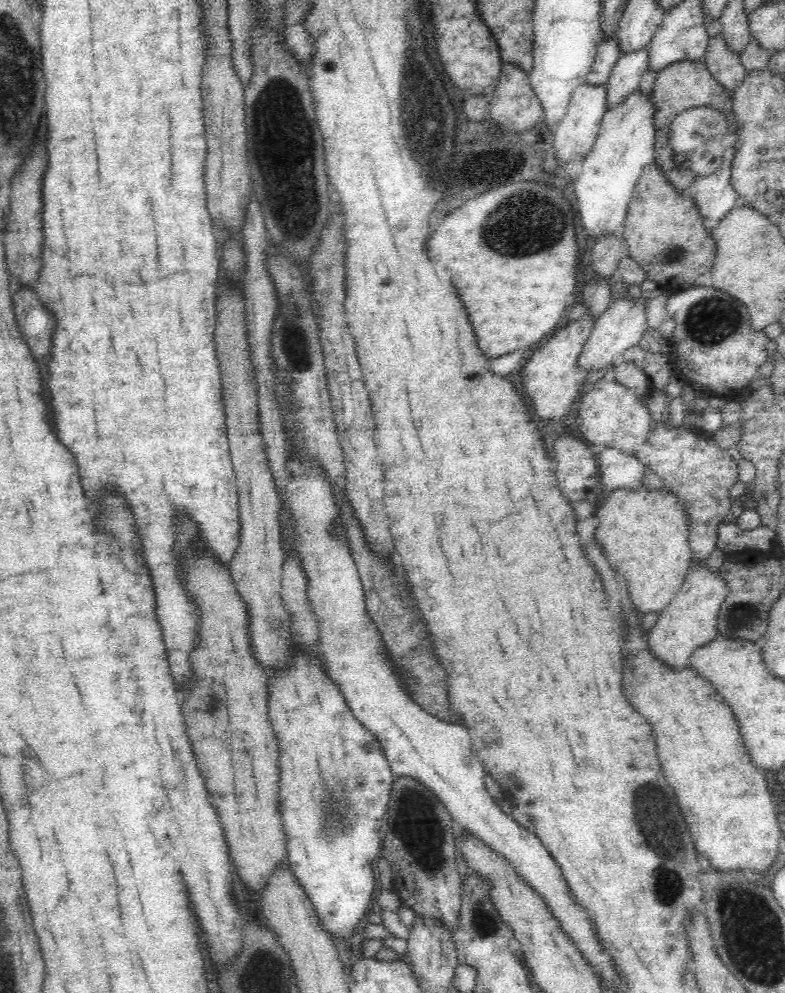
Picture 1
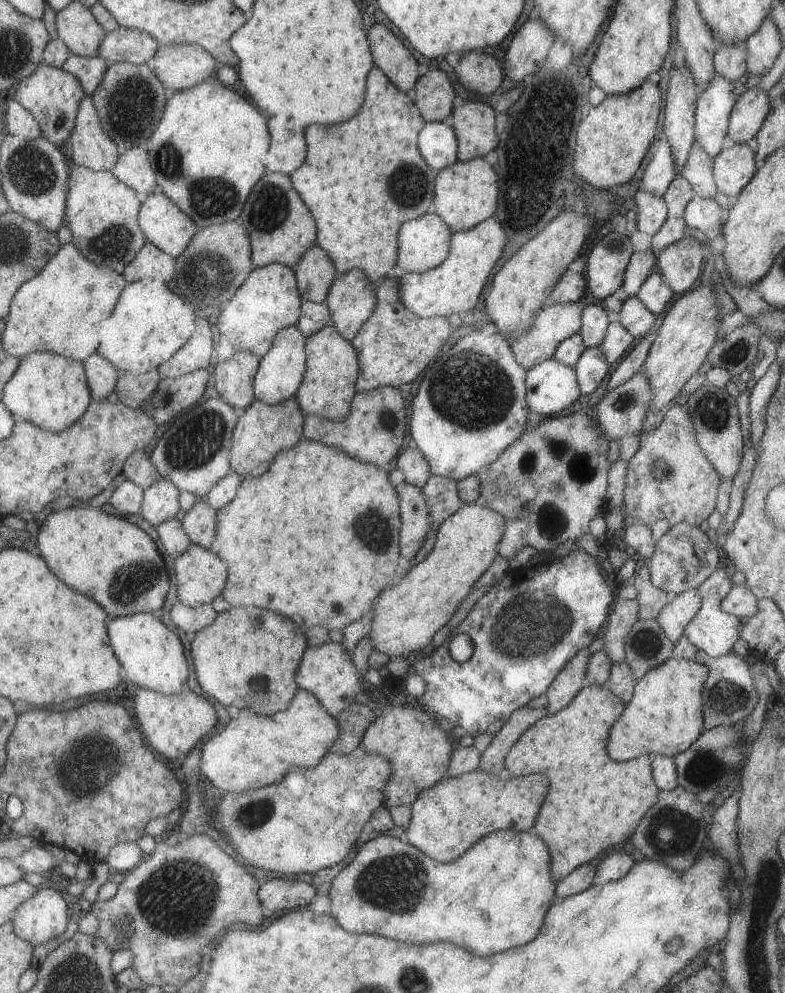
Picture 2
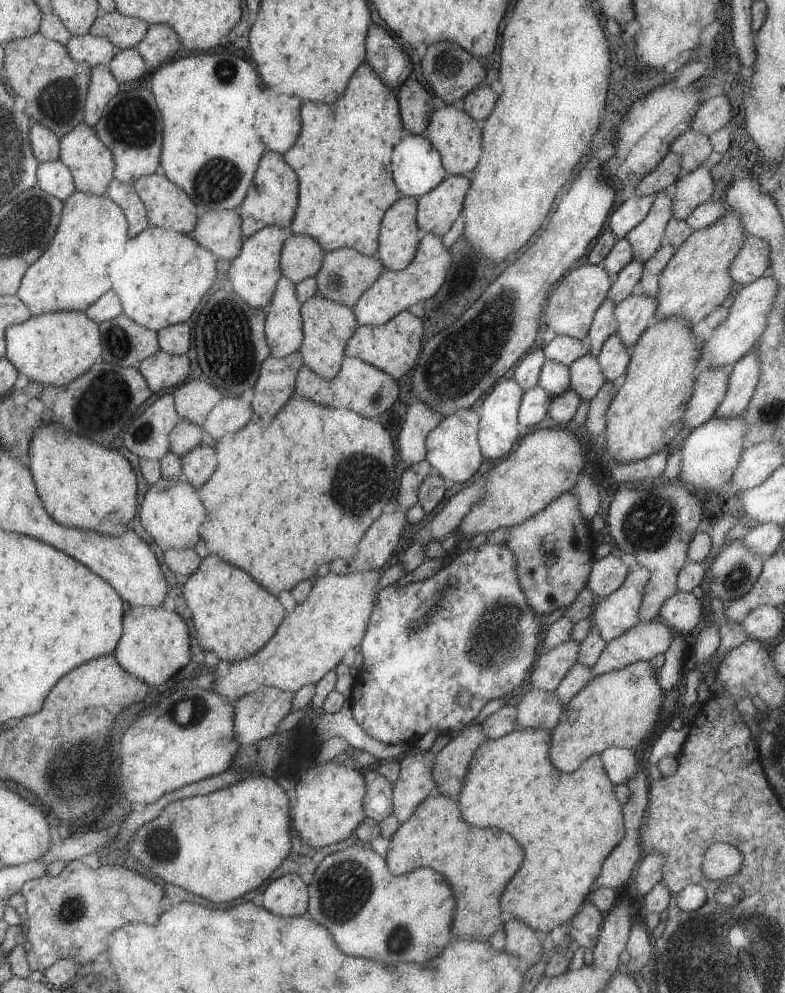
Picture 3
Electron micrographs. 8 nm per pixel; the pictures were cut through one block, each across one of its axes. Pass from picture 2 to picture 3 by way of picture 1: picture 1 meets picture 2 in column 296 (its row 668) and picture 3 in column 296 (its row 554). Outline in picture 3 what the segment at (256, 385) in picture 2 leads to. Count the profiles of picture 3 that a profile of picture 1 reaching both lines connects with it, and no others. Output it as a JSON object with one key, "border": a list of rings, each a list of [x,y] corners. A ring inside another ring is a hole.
{"border":[[[281,276],[273,295],[263,310],[264,336],[270,356],[284,358],[299,351],[302,340],[300,303],[296,300],[295,284]]]}

